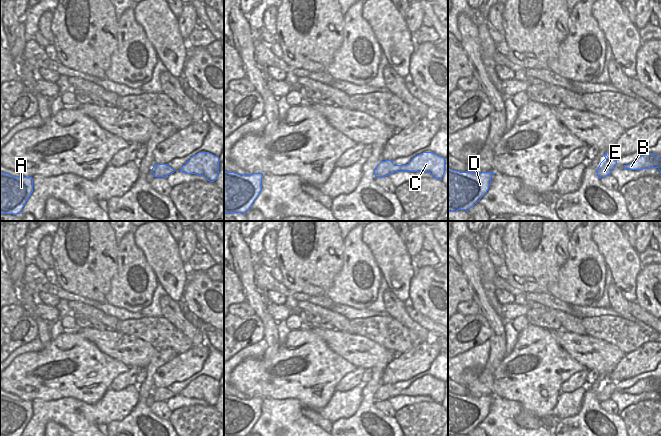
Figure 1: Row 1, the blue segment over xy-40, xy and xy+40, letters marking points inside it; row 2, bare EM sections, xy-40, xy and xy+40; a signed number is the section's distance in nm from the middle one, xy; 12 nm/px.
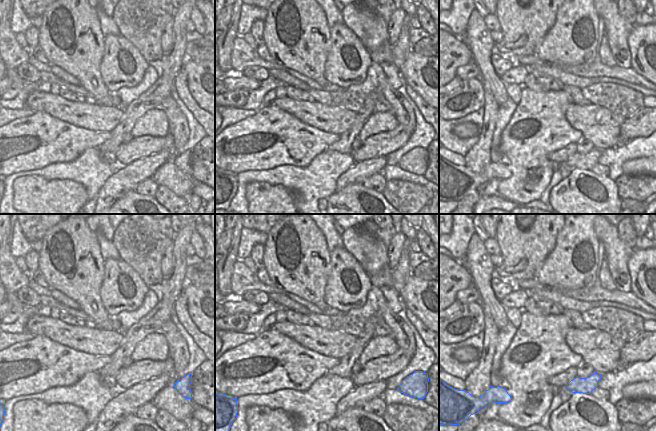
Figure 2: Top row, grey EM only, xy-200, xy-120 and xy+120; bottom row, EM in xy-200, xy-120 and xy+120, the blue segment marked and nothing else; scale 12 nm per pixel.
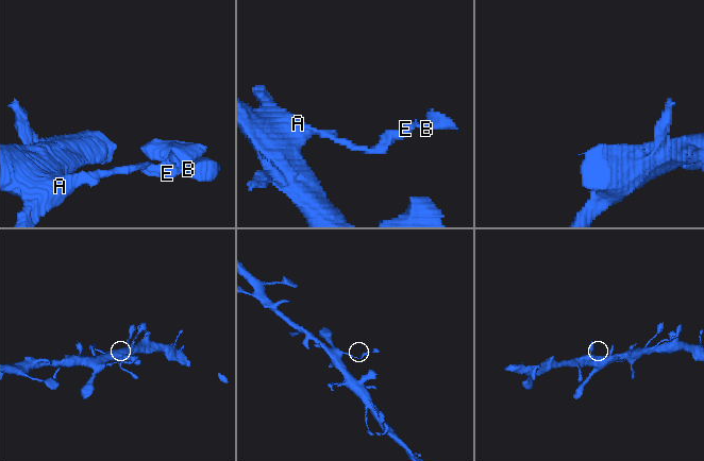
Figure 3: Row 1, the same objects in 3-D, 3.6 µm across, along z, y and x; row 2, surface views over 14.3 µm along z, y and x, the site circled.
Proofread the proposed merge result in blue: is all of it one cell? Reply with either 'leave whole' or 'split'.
leave whole

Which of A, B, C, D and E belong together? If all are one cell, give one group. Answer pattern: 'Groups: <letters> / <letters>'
Groups: A B C D E.

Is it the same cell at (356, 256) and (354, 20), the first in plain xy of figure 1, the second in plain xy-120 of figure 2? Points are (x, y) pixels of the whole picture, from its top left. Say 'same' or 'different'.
different

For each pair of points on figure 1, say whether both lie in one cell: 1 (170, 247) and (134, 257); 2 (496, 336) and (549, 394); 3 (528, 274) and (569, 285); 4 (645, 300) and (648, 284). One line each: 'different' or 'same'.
1: different
2: different
3: different
4: same

